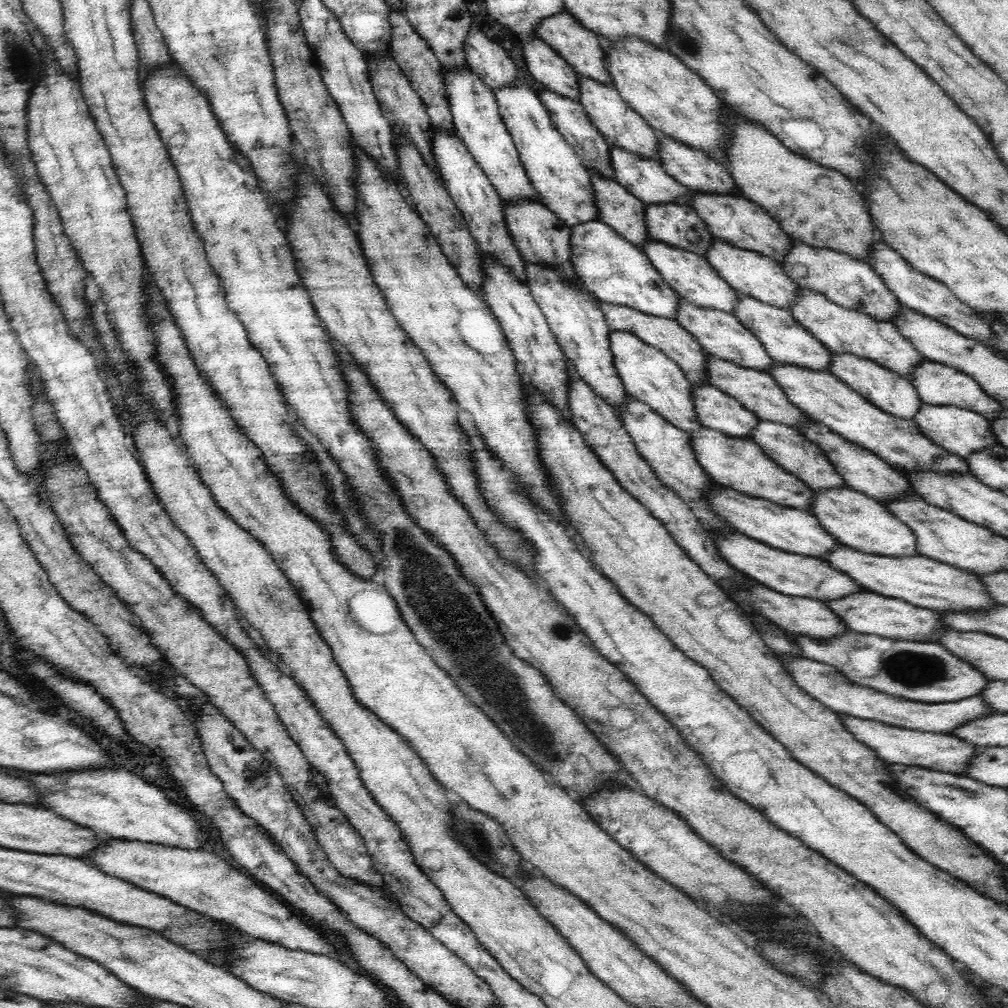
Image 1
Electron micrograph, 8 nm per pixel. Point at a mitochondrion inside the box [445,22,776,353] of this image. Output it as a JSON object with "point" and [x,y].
{"point":[686,40]}

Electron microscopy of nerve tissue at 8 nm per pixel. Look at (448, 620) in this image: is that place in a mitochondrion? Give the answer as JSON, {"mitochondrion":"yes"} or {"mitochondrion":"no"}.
{"mitochondrion":"yes"}

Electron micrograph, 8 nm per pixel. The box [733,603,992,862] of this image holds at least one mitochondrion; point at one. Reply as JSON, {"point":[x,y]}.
{"point":[903,668]}

